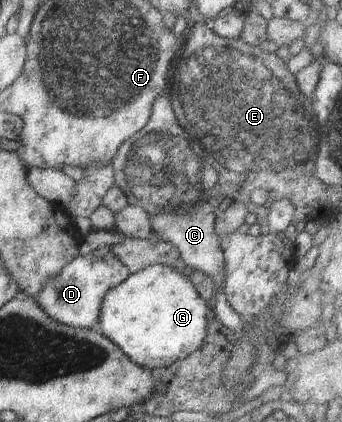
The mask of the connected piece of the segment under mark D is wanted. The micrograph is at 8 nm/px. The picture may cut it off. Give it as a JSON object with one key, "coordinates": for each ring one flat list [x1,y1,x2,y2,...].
{"coordinates":[[110,251,99,258,94,252,86,255,78,254,62,267,59,273,50,277,43,287,33,296,32,300,44,310,48,308,48,316,52,320,72,326,74,329,100,330,99,318,105,294,124,282,131,272]]}

